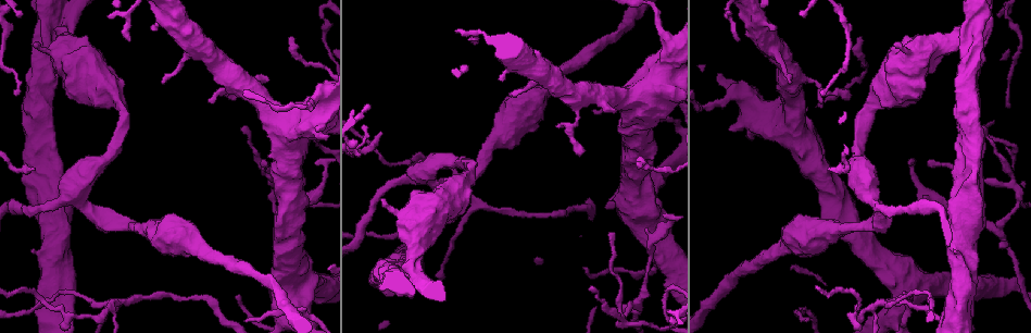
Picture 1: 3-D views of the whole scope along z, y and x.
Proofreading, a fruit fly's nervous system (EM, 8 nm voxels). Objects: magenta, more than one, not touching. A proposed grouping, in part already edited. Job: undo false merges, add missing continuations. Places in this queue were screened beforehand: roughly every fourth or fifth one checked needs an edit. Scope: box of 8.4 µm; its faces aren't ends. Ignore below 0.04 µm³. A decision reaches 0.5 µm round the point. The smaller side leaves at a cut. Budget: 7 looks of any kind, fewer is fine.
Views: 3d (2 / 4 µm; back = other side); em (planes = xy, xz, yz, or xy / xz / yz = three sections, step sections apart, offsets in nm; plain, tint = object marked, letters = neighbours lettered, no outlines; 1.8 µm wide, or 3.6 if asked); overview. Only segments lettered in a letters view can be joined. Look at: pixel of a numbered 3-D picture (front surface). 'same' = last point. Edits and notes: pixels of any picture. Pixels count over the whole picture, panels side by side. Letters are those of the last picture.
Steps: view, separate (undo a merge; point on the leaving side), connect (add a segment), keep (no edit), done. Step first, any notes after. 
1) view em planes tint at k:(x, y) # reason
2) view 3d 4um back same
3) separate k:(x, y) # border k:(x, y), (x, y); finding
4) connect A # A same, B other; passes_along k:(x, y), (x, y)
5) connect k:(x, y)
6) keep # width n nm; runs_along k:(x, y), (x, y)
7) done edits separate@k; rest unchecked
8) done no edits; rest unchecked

view 3d 4um at 1:(244, 320) # an open end

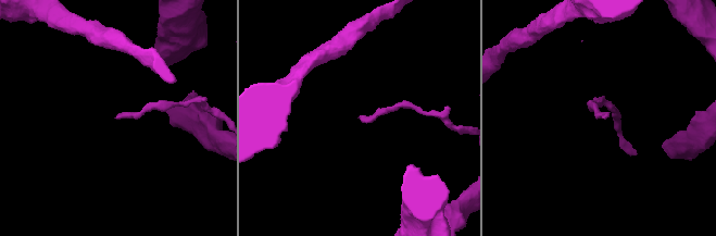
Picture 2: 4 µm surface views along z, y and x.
view em xz step 16 letters at 2:(361, 115)

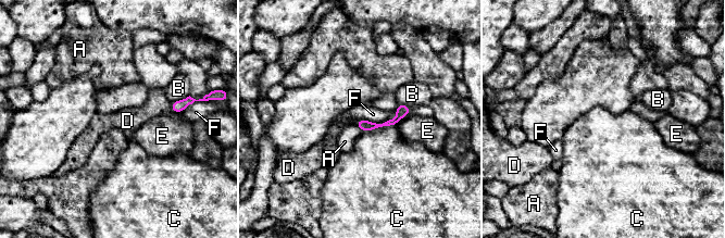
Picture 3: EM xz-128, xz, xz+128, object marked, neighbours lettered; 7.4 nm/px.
view em planes letters same # another direction

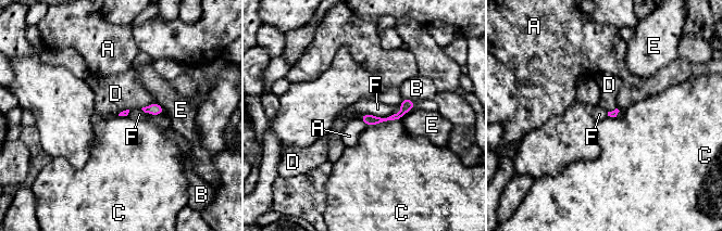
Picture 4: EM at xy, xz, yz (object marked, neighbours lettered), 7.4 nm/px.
keep # longest_contact F 300 nm; A other, B other, C other, D other, E other, F other; no lettered segment goes on from it

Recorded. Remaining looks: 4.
view 3d 2um at 1:(260, 163) # an open end

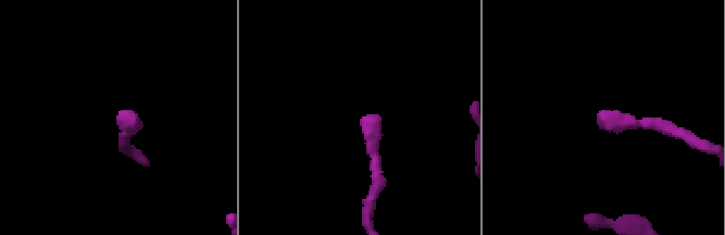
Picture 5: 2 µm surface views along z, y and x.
view em planes tint at 5:(602, 114) # now the EM

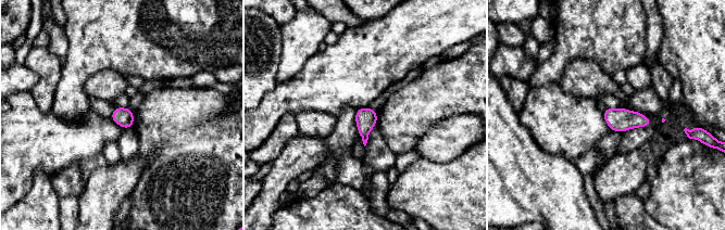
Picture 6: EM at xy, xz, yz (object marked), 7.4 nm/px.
view em planes letters same # what lies round it

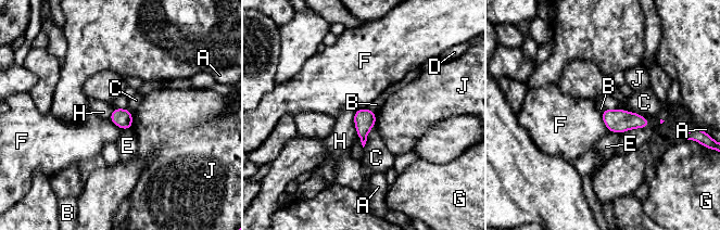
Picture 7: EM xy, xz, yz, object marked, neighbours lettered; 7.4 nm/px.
keep # longest_contact C 200 nm; A other, B other, C other, D other, E other, F other, G other, H other, J other; border 7:(365, 107), (375, 113); none of them fits

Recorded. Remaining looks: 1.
done no edits; rest unchecked

